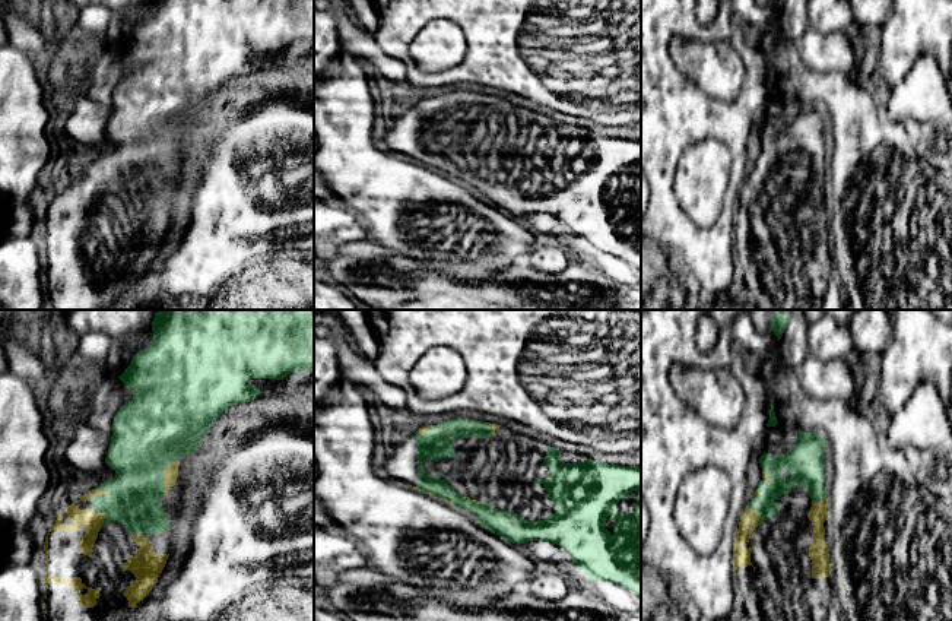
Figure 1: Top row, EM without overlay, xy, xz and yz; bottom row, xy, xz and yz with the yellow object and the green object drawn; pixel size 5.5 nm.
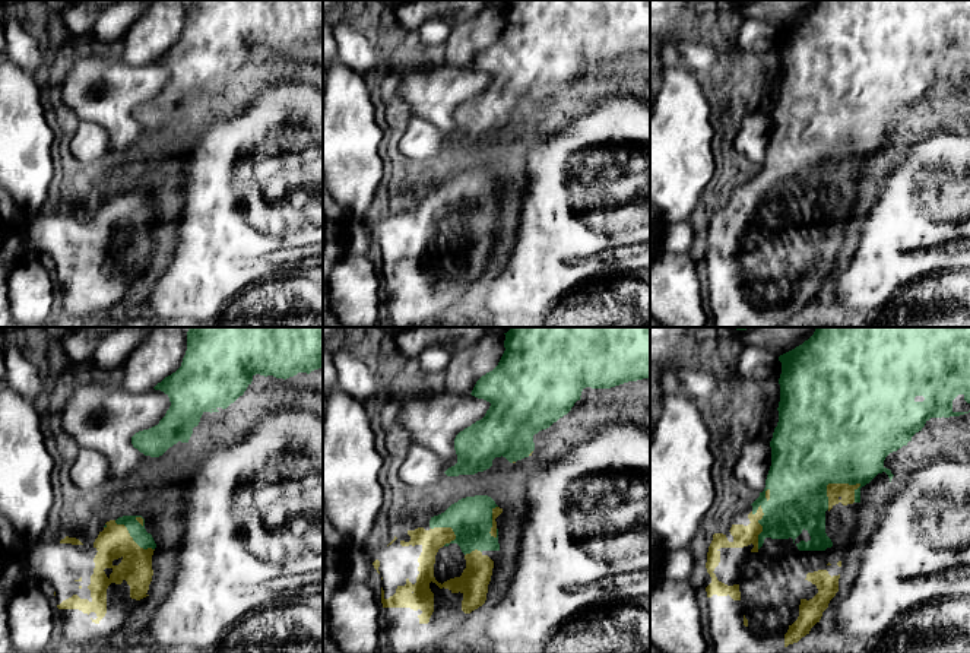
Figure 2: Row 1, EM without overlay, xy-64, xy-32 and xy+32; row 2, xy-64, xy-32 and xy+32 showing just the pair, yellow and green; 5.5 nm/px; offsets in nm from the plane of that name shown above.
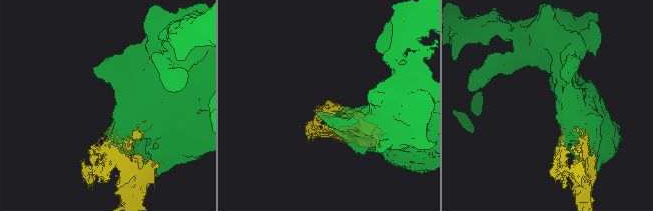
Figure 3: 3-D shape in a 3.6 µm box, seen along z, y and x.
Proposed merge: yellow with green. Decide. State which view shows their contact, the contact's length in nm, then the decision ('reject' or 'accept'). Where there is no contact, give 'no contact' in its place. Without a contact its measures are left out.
contact in xy; length 220 nm; accept

